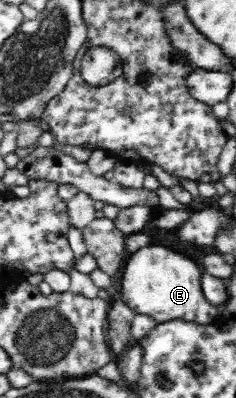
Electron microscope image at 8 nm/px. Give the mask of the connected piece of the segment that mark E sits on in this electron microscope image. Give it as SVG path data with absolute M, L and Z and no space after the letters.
M157 244L137 249L127 260L121 281L123 304L136 314L150 315L160 324L171 320L183 320L207 325L220 316L219 307L203 296L199 265L185 255Z

